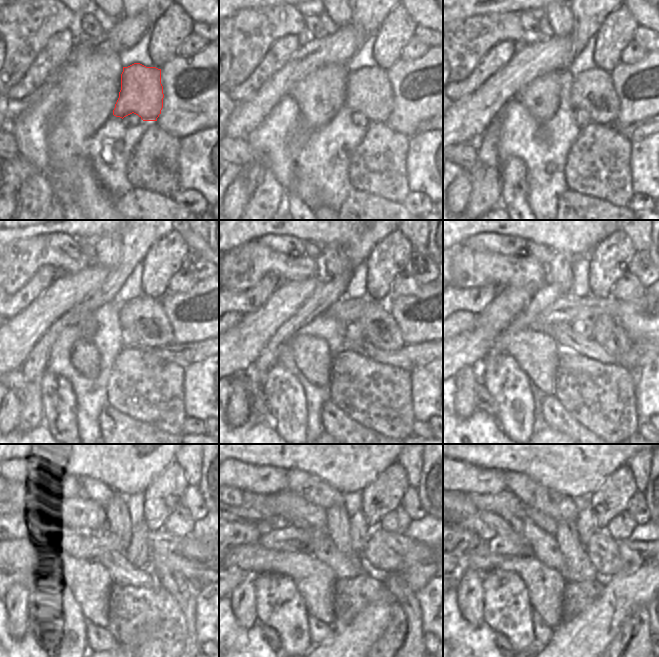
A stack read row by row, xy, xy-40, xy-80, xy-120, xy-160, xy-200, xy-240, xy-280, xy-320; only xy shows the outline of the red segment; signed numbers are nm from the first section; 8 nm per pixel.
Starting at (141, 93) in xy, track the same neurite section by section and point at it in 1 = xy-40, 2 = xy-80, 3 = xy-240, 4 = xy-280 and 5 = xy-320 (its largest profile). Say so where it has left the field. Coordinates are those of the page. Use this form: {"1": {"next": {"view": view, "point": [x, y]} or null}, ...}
{"1": {"next": {"view": "xy-40", "point": [368, 90]}}, "2": {"next": {"view": "xy-80", "point": [592, 90]}}, "3": {"next": {"view": "xy-240", "point": [183, 590]}}, "4": {"next": {"view": "xy-280", "point": [414, 646]}}, "5": {"next": {"view": "xy-320", "point": [639, 647]}}}

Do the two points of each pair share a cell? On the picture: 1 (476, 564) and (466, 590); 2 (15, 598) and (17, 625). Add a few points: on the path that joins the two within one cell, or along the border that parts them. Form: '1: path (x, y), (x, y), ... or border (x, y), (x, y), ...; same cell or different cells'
1: border (467, 570), (477, 570), (482, 573); different cells
2: path (17, 605), (17, 618); same cell

